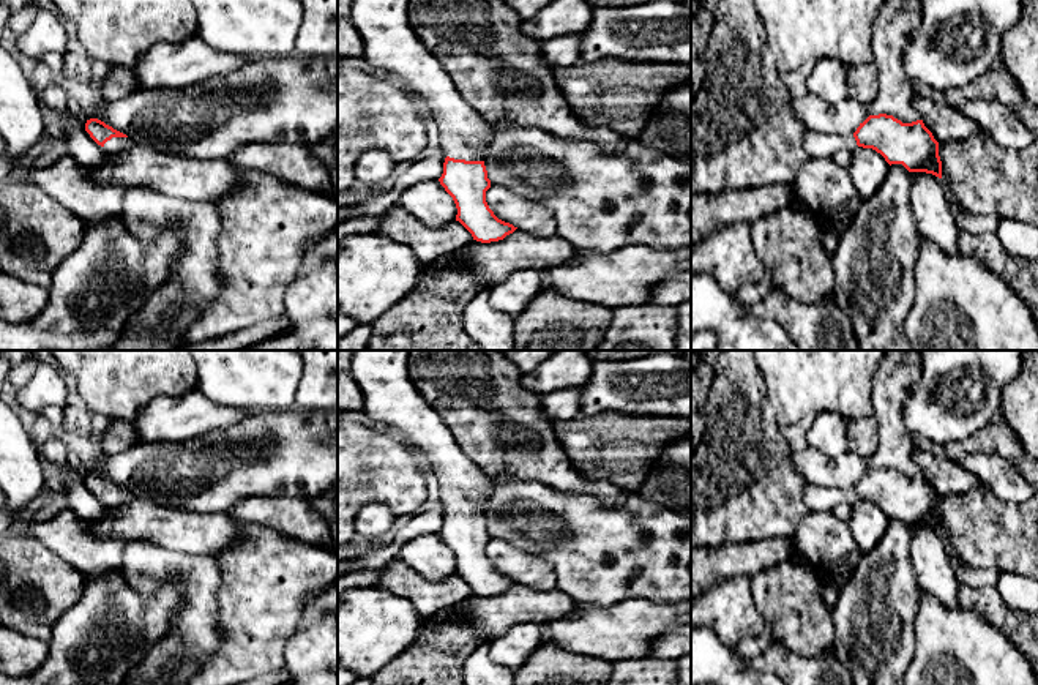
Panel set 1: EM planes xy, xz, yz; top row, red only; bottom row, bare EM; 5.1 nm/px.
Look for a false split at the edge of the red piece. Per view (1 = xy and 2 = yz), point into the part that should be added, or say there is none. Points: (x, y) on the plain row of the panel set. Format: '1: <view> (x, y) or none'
1: xy (115, 496)
2: yz (816, 497)

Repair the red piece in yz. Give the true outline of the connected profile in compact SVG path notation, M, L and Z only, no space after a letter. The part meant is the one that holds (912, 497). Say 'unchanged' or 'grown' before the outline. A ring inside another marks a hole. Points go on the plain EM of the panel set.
grown | M869 469L853 488L825 488L806 483L803 500L809 511L833 511L841 503L853 505L858 500L872 502L891 518L902 518L909 526L926 526L942 532L942 515L939 510L939 496L924 480L923 474L902 477L893 469Z

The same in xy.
grown | M98 472L87 474L85 485L98 499L106 500L107 503L126 503L137 497L134 492L114 483Z

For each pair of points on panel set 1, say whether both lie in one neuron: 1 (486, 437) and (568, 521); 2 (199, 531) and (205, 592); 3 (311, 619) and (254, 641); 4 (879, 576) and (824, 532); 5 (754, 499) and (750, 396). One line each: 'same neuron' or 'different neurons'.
1: different neurons
2: different neurons
3: different neurons
4: different neurons
5: same neuron

